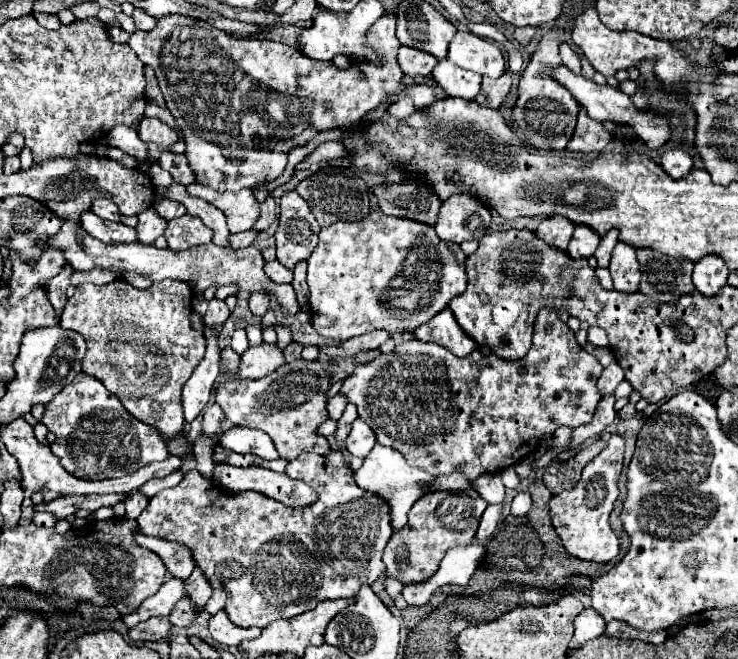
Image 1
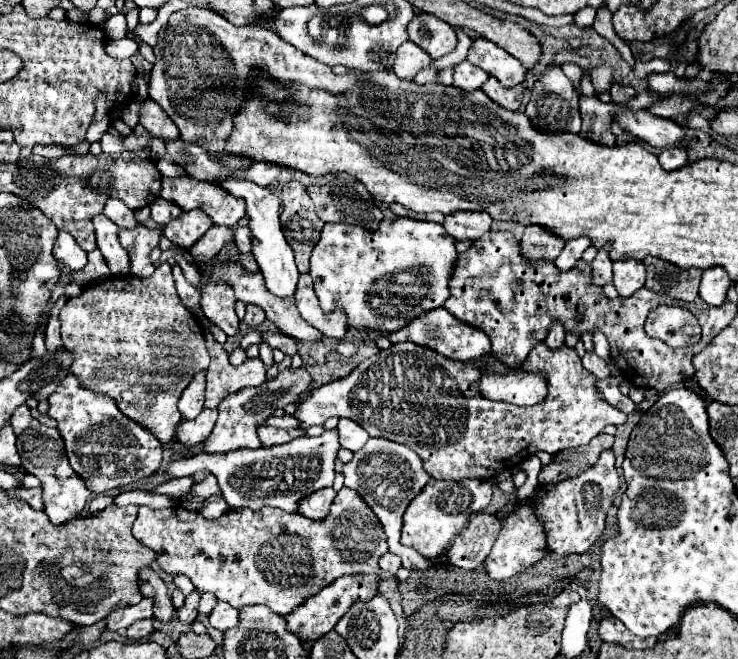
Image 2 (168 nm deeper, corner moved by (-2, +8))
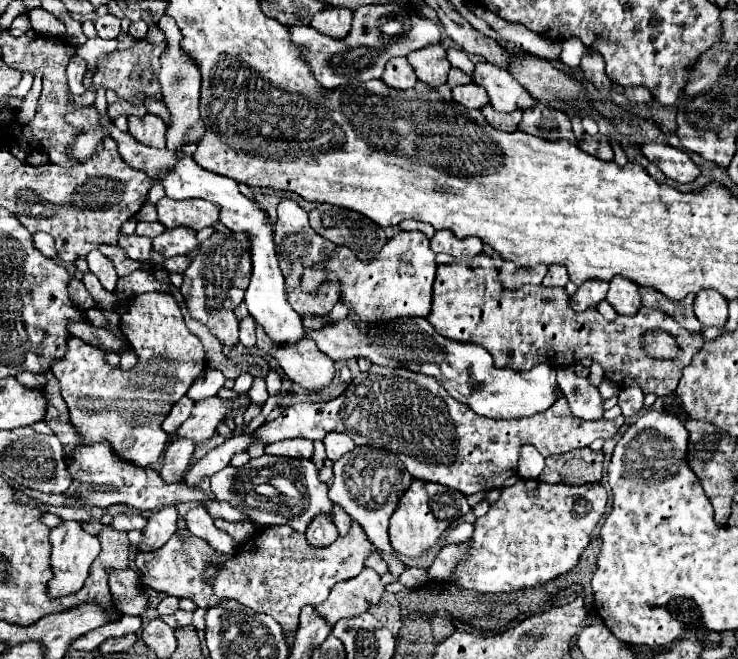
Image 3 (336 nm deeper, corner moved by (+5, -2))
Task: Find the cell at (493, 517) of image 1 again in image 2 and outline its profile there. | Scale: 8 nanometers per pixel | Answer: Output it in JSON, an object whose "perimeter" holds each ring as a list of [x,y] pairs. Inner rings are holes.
{"perimeter":[[[480,512],[472,516],[470,524],[460,532],[460,536],[454,538],[454,542],[448,548],[450,564],[466,570],[478,568],[492,550],[492,544],[496,542],[500,528],[500,520],[492,514]]]}

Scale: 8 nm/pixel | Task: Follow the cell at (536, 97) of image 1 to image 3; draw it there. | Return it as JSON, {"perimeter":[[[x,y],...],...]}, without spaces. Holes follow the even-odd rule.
{"perimeter":[[[537,102],[533,110],[523,112],[523,122],[519,124],[519,128],[525,134],[539,136],[543,140],[575,142],[575,136],[571,132],[571,120],[563,112],[551,110],[541,102]]]}

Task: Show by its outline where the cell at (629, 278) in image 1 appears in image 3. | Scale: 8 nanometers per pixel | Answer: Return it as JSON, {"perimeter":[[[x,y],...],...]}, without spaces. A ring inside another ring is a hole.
{"perimeter":[[[615,276],[615,278],[609,282],[607,302],[615,308],[617,314],[633,316],[633,314],[637,314],[637,310],[641,308],[639,286],[637,286],[635,282],[629,282],[629,280],[623,278],[623,276]]]}

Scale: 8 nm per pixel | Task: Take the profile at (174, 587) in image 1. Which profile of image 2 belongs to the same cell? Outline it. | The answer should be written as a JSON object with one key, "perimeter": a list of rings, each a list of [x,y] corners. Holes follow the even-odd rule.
{"perimeter":[[[142,598],[140,604],[134,604],[128,608],[118,608],[114,612],[110,612],[106,626],[108,626],[108,630],[124,630],[132,622],[138,622],[142,618],[152,618],[152,608],[154,608],[154,600]]]}

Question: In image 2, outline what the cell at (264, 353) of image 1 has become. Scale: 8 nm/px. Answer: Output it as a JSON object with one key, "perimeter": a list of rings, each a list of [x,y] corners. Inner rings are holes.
{"perimeter":[[[206,332],[204,340],[212,356],[206,372],[206,408],[216,408],[218,402],[230,392],[238,392],[246,386],[260,386],[266,380],[266,366],[260,358],[248,358],[240,366],[230,366],[226,360],[226,350],[214,340],[210,332]]]}

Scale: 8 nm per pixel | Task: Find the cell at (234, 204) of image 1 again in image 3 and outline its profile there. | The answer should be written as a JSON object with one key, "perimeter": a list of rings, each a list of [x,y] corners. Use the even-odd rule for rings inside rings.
{"perimeter":[[[165,196],[155,206],[157,206],[159,222],[165,228],[187,226],[193,230],[201,230],[219,220],[217,206],[205,200],[171,200]]]}

